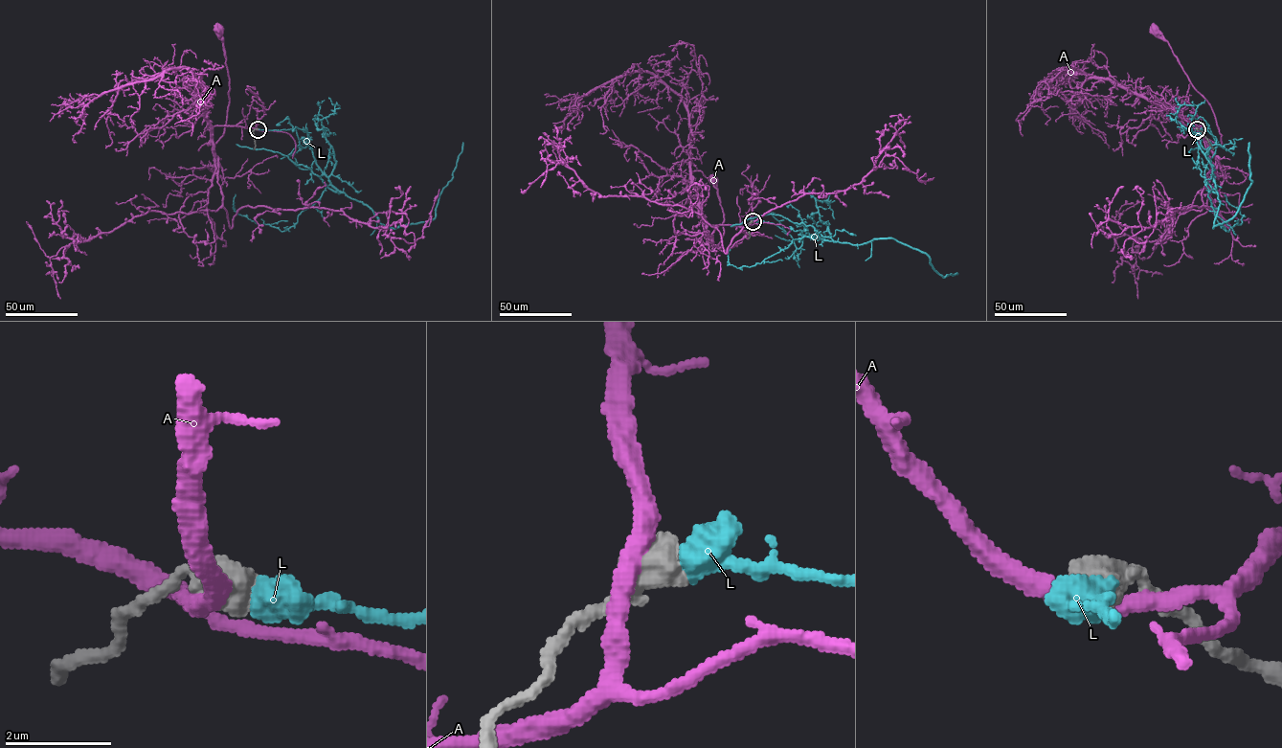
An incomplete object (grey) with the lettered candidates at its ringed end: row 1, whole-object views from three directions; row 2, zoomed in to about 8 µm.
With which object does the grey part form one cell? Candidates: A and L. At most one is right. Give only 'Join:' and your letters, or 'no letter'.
Join: L

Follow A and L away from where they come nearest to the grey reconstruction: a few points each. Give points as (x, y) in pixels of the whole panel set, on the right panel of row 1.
A: (1197, 129), (1200, 125), (1197, 128), (1206, 139), (1222, 144), (1209, 103), (1194, 88), (1168, 43), (1154, 29)
L: (1197, 129), (1208, 127), (1224, 147), (1207, 149), (1220, 200), (1213, 228), (1233, 216), (1252, 182), (1249, 142)

